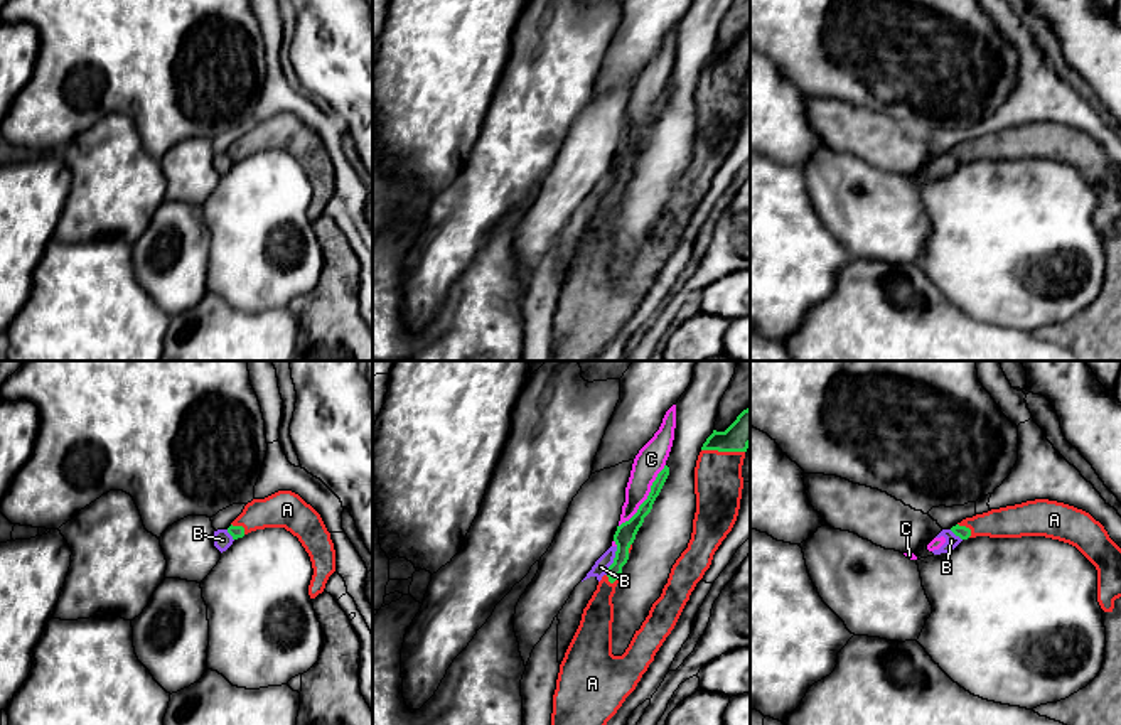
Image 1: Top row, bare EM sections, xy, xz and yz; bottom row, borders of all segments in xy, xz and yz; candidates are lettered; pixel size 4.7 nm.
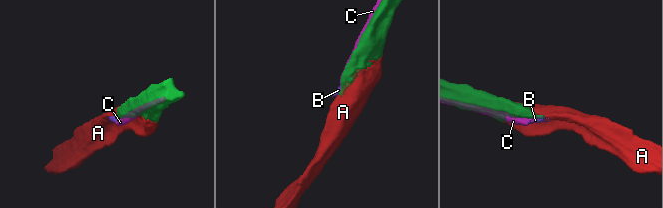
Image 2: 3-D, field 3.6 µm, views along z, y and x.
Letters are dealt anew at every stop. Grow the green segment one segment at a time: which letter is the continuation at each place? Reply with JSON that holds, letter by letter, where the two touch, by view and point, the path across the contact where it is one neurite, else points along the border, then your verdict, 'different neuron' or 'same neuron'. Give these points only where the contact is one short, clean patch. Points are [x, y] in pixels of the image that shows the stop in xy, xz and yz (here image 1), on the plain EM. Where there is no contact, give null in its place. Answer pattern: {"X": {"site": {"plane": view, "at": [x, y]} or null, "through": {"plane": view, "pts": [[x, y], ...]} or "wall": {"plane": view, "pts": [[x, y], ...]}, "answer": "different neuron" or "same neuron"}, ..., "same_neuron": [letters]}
{"A": {"site": {"plane": "xz", "at": [724, 73]}, "answer": "same neuron"}, "B": {"site": {"plane": "xz", "at": [614, 182]}, "wall": {"plane": "xz", "pts": [[617, 169], [614, 184], [606, 196]]}, "answer": "different neuron"}, "C": {"site": {"plane": "xz", "at": [648, 118]}, "answer": "different neuron"}, "same_neuron": ["A"]}

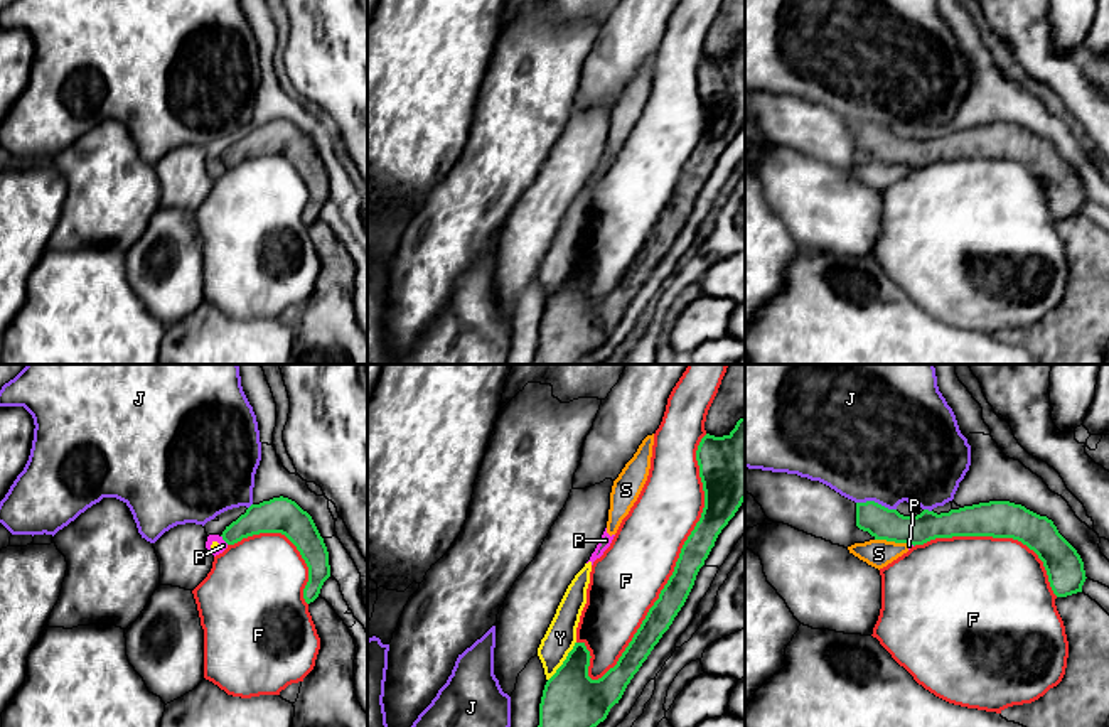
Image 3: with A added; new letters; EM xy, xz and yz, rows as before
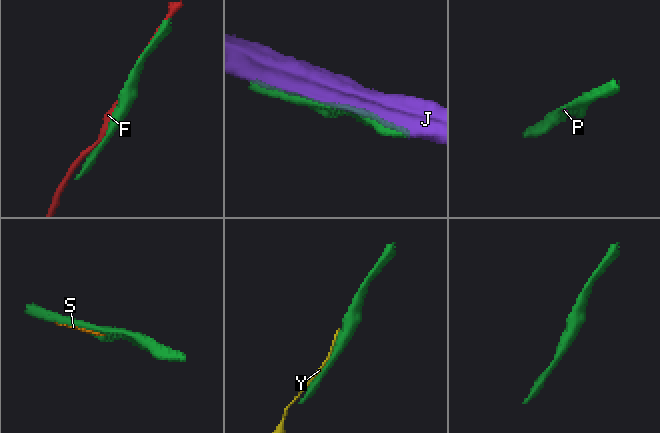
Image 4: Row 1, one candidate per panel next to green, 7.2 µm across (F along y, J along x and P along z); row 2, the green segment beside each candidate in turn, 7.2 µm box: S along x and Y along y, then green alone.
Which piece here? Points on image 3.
{"F": {"site": {"plane": "xz", "at": [678, 183]}, "answer": "different neuron"}, "J": {"site": {"plane": "yz", "at": [877, 125]}, "answer": "different neuron"}, "P": {"site": {"plane": "xy", "at": [225, 162]}, "wall": {"plane": "xy", "pts": [[221, 157], [228, 166]]}, "answer": "different neuron"}, "S": {"site": {"plane": "yz", "at": [892, 162]}, "answer": "different neuron"}, "Y": {"site": {"plane": "xz", "at": [563, 284]}, "answer": "different neuron"}, "same_neuron": []}

